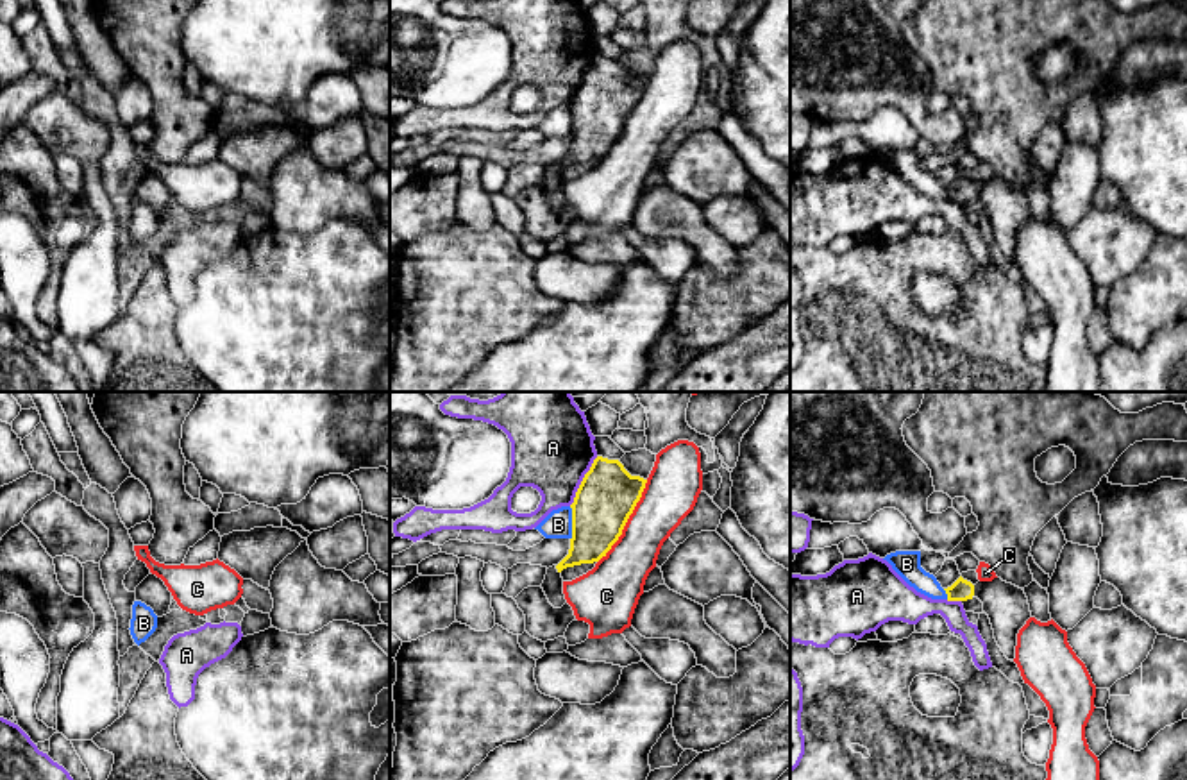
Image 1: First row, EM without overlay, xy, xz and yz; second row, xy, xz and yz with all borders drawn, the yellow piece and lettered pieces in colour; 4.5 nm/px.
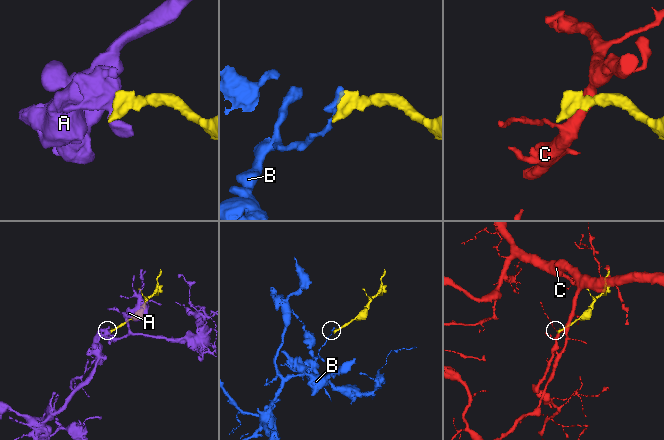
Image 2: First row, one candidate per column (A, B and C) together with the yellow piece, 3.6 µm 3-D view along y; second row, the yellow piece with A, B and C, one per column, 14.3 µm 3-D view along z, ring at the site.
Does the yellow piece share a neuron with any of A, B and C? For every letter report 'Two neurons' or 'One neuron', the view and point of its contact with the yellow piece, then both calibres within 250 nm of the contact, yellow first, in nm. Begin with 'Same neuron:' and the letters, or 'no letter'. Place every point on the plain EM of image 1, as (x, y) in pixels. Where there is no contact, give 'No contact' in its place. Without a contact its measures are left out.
Same neuron: no letter
A: Two neurons. Touches yellow at xz (581, 81). Thickness 260 nm (yellow) against 360 nm
B: Two neurons. Touches yellow at xz (572, 122). Thickness 260 nm (yellow) against 130 nm
C: Two neurons. Touches yellow at xz (626, 120). Thickness 260 nm (yellow) against 240 nm

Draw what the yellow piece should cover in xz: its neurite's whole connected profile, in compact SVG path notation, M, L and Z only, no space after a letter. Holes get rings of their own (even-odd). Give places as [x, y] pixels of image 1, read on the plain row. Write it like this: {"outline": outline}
{"outline": "M597 55L585 73L572 107L572 138L568 154L547 168L542 188L554 208L561 208L561 170L599 161L622 134L642 97L647 79L631 75L619 59Z"}

